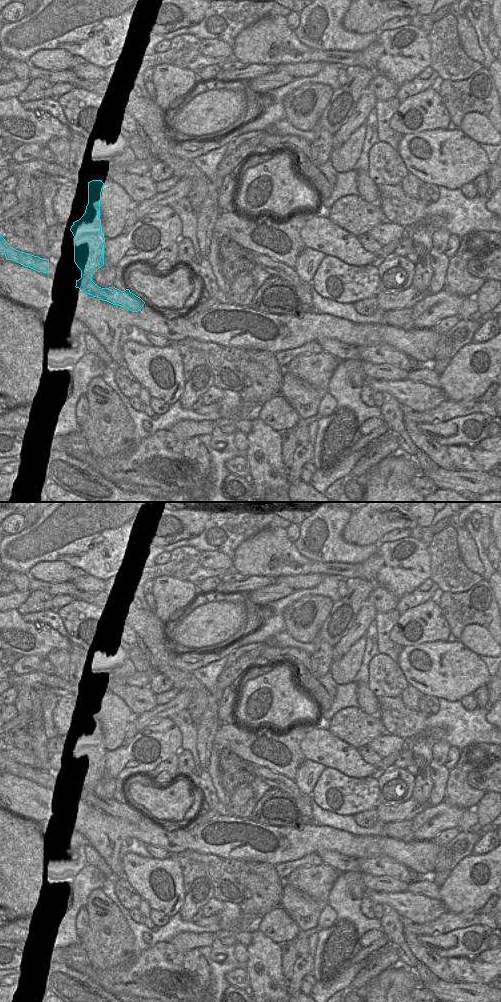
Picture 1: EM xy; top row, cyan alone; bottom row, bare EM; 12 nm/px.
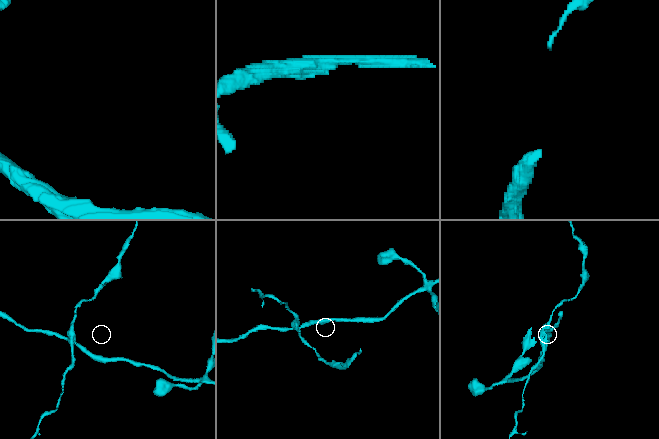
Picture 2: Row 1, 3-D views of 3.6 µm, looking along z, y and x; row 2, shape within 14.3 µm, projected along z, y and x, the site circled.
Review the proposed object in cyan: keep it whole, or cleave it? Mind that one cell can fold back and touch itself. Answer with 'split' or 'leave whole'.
split

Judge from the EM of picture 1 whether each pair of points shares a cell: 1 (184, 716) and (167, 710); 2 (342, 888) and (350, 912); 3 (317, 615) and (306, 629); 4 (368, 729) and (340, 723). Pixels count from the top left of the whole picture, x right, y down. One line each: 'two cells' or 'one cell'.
1: two cells
2: one cell
3: one cell
4: one cell

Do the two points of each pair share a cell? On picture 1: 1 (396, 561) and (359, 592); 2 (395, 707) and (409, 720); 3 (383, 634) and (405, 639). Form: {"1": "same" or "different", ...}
{"1": "different", "2": "same", "3": "different"}

